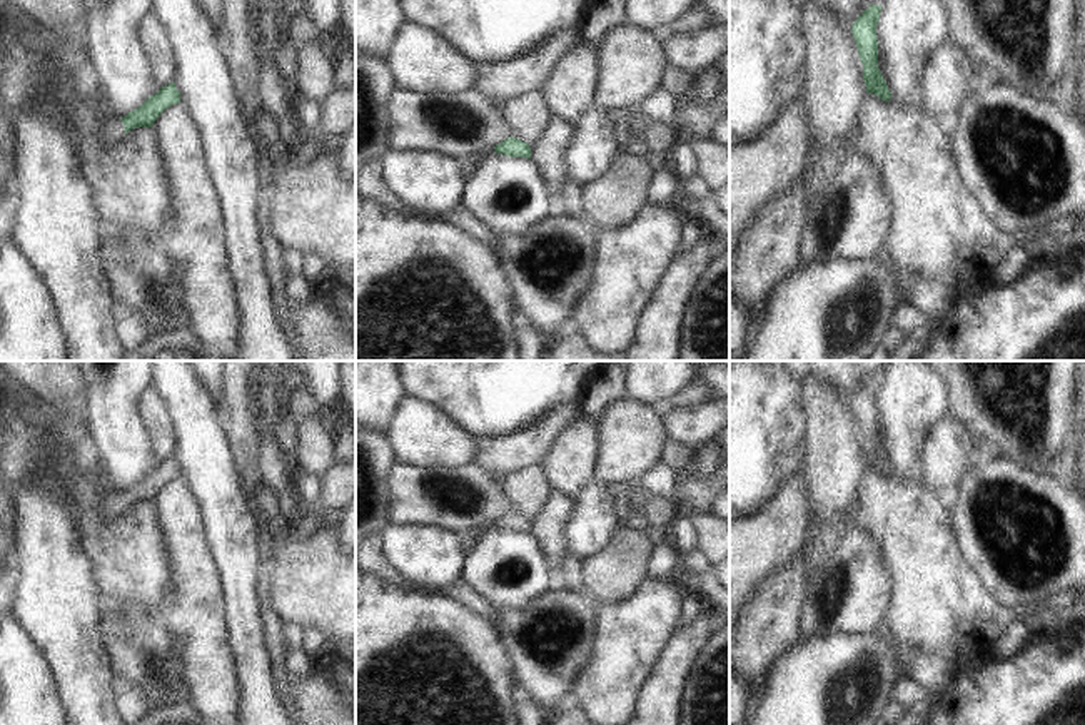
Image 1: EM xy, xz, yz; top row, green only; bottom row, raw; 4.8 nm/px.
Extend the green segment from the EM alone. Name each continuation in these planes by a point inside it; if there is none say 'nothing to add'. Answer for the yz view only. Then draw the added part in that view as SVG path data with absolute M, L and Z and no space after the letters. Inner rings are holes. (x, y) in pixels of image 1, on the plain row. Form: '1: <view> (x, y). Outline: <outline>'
nothing to add.

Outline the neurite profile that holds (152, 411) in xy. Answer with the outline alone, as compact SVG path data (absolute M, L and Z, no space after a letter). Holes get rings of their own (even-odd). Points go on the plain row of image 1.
M154 386L140 393L137 411L147 431L150 449L159 461L174 456L177 438L167 406Z

